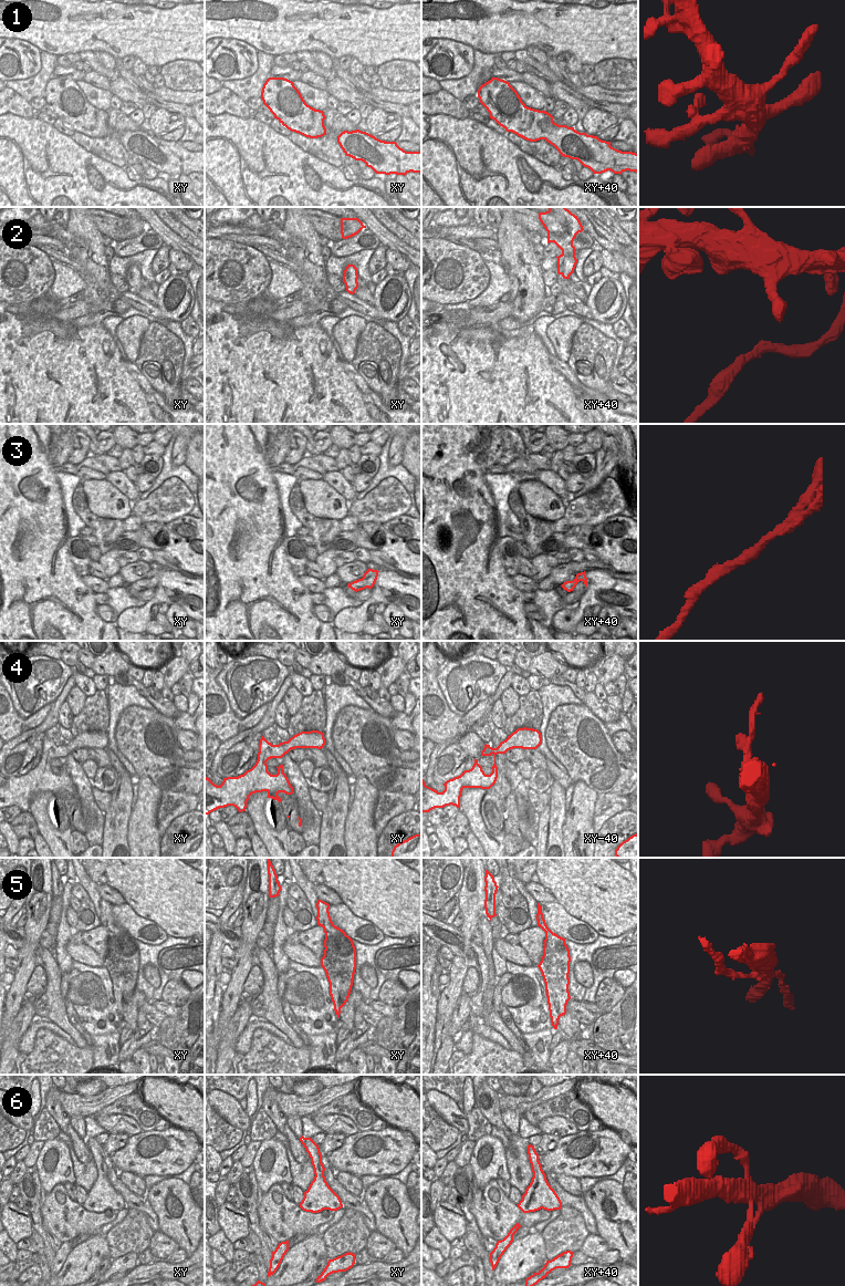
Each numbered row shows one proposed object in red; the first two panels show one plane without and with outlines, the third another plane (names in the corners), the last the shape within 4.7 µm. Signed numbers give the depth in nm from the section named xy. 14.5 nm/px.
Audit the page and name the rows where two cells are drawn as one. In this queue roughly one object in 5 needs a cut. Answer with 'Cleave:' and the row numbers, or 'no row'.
Cleave: 3, 4, 5

